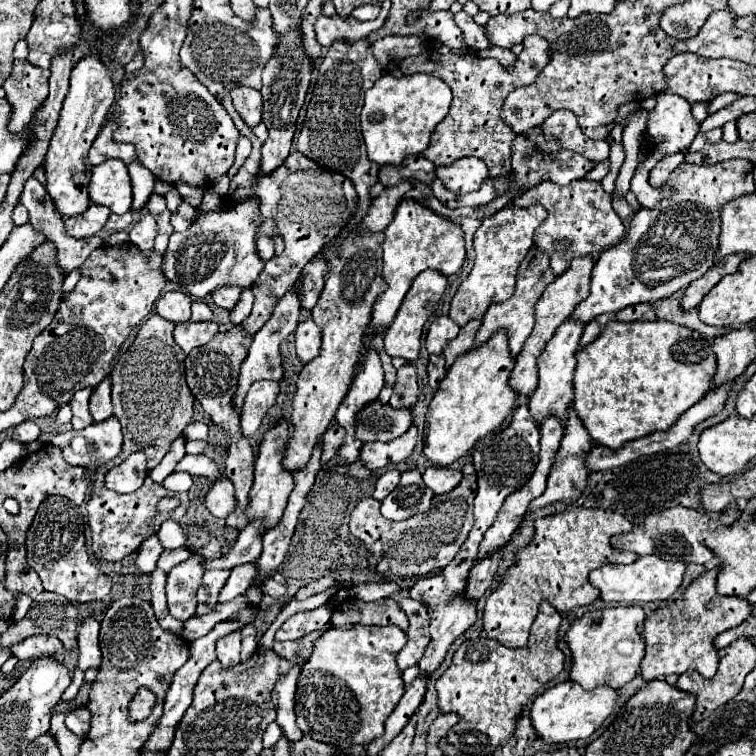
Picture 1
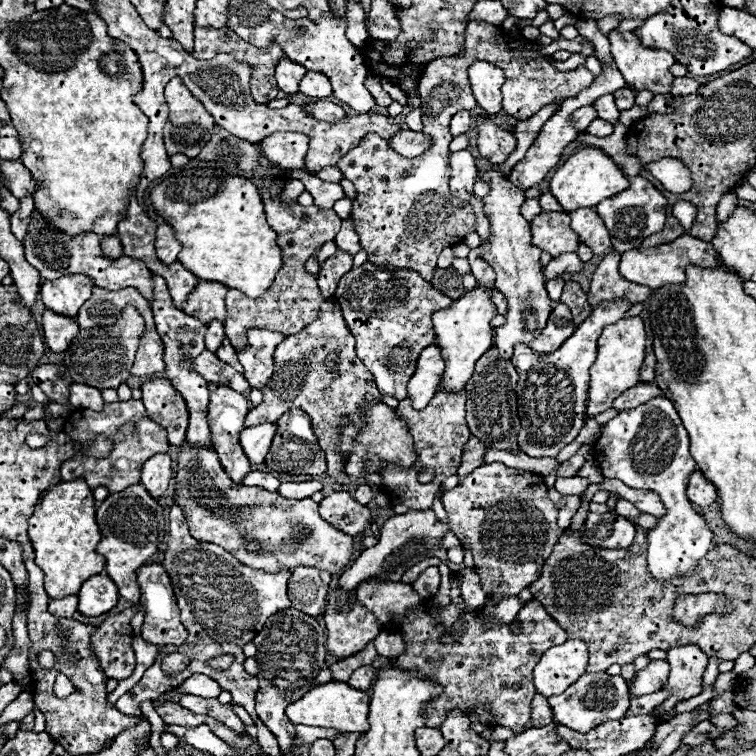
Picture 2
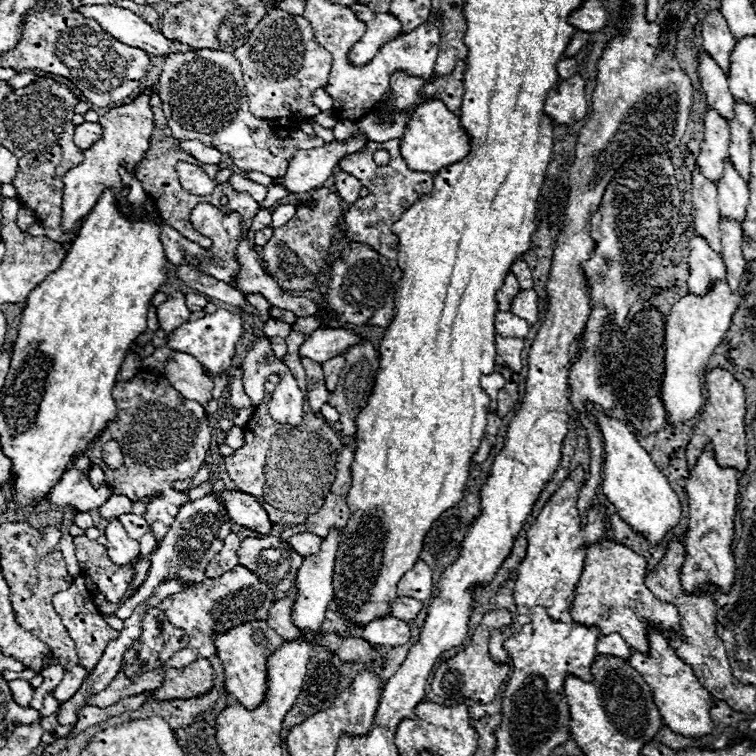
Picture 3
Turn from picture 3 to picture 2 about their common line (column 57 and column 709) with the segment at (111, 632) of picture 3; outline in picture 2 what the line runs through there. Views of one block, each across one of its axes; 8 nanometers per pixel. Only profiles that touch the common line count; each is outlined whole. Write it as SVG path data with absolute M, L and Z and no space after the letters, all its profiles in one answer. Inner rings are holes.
M698 594L698 596L680 596L676 600L674 618L686 626L696 624L704 614L710 612L730 612L728 602L722 594Z

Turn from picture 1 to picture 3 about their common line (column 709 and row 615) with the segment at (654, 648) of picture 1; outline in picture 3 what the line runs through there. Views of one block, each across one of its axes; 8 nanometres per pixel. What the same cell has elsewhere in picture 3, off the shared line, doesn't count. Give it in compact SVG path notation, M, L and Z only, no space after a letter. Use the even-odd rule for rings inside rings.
M600 538L596 544L588 546L586 550L586 564L584 572L580 576L580 582L574 592L570 616L572 620L580 624L592 624L602 634L620 634L624 642L638 650L648 654L648 630L650 626L672 632L680 636L680 616L678 610L668 604L660 602L644 584L646 582L648 564L642 556L638 556L628 546L610 542L606 538Z

